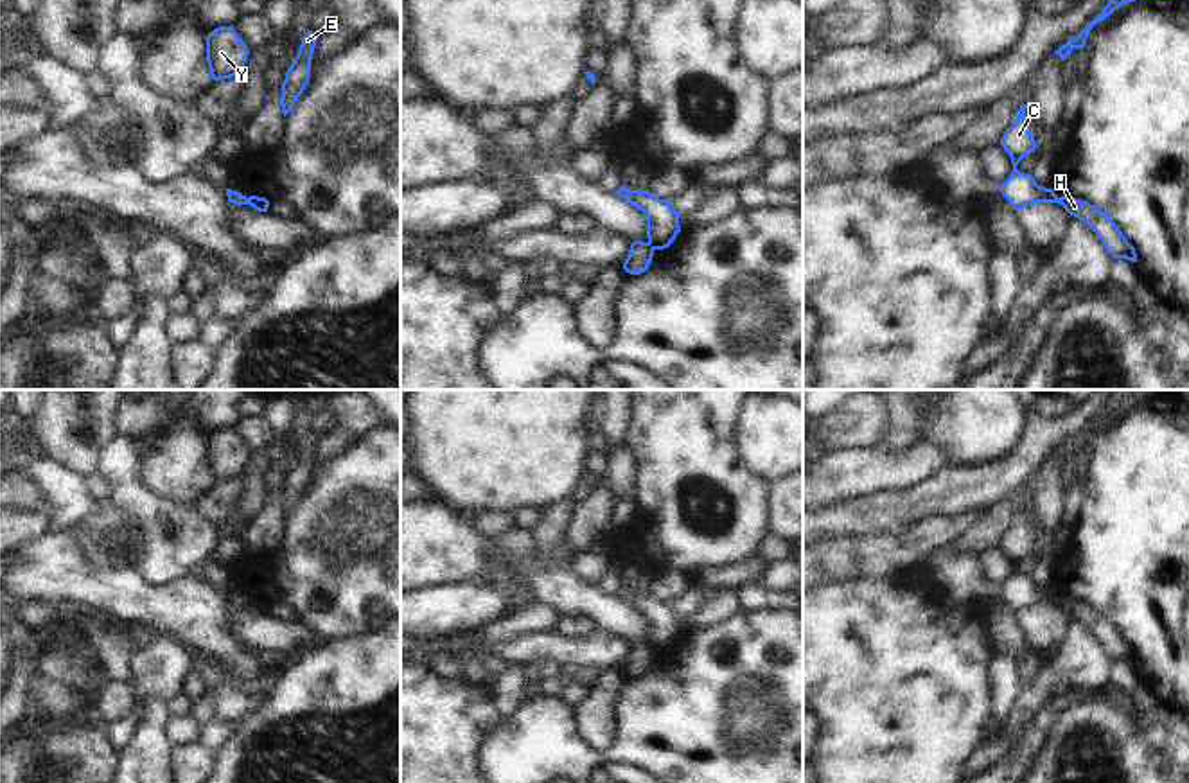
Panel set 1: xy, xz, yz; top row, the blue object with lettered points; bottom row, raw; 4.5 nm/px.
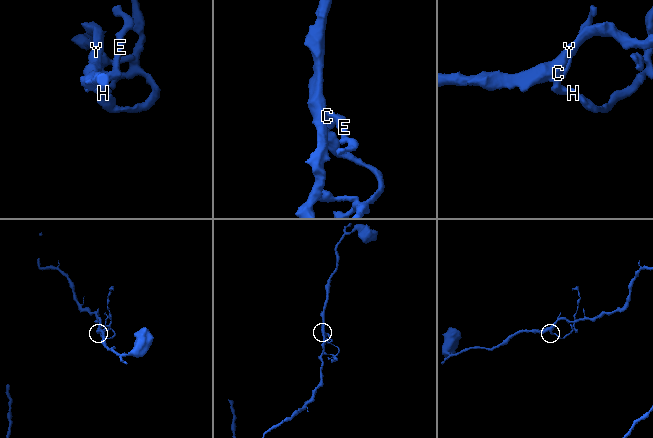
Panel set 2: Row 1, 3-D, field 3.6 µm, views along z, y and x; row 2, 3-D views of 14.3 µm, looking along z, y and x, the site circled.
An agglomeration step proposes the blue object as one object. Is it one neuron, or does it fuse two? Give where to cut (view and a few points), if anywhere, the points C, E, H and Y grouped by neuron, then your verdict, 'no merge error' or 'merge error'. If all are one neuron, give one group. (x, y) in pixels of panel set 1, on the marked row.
cut in xy along (246, 198), (248, 203); C E Y / H; merge error

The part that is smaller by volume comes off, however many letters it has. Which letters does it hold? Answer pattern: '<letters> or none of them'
H

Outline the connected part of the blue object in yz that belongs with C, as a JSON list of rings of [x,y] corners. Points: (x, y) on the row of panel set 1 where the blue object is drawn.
[[[1027,104],[1018,110],[1015,124],[1004,133],[1000,140],[1000,145],[1009,154],[1013,163],[1009,178],[1000,183],[1000,192],[1017,212],[1035,203],[1060,205],[1060,198],[1052,189],[1040,187],[1031,174],[1024,174],[1017,169],[1020,160],[1036,149],[1036,142],[1027,128],[1026,108]]]

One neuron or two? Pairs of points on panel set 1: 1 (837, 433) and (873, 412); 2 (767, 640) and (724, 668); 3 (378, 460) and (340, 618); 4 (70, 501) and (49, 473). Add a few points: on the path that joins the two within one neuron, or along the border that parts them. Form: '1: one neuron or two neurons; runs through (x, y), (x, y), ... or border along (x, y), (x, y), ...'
1: one neuron; runs through (846, 428), (864, 419)
2: one neuron; runs through (757, 651), (735, 668)
3: one neuron; runs through (378, 500), (342, 541), (347, 550), (342, 579)
4: one neuron; runs through (65, 494), (52, 480)

